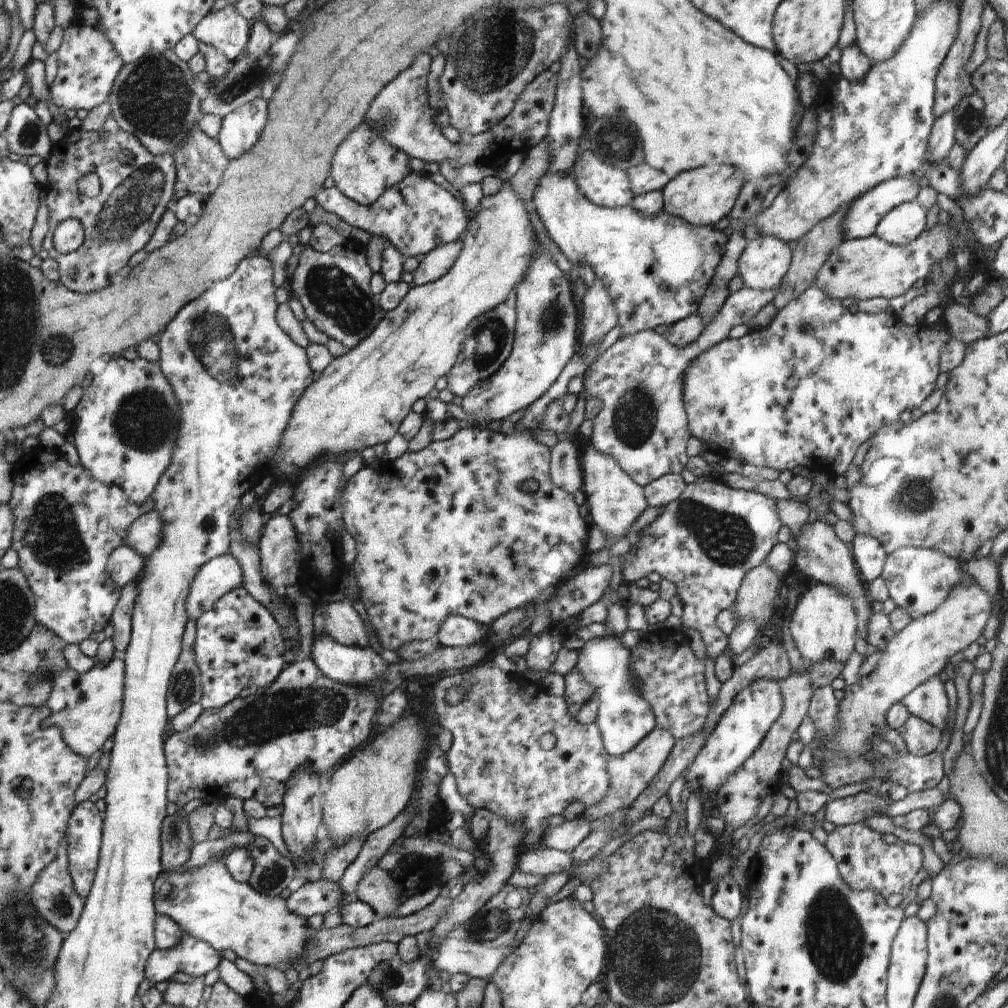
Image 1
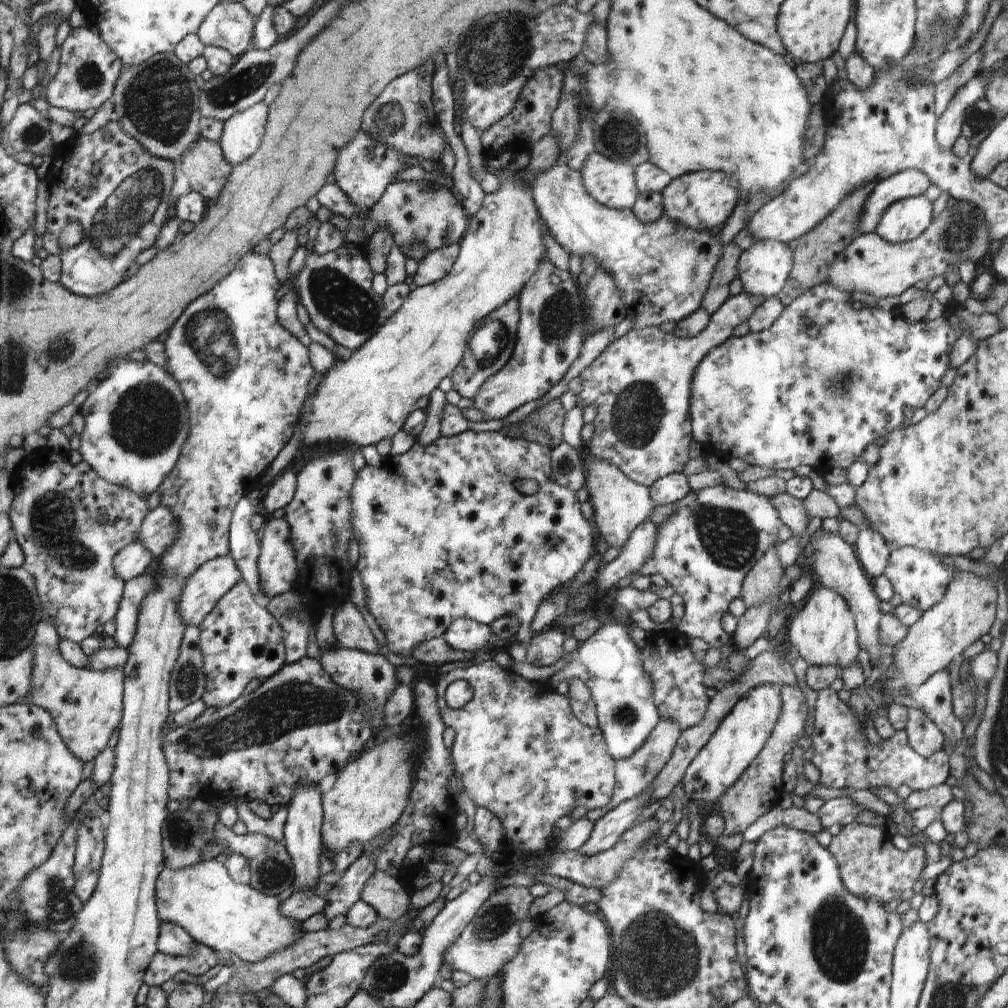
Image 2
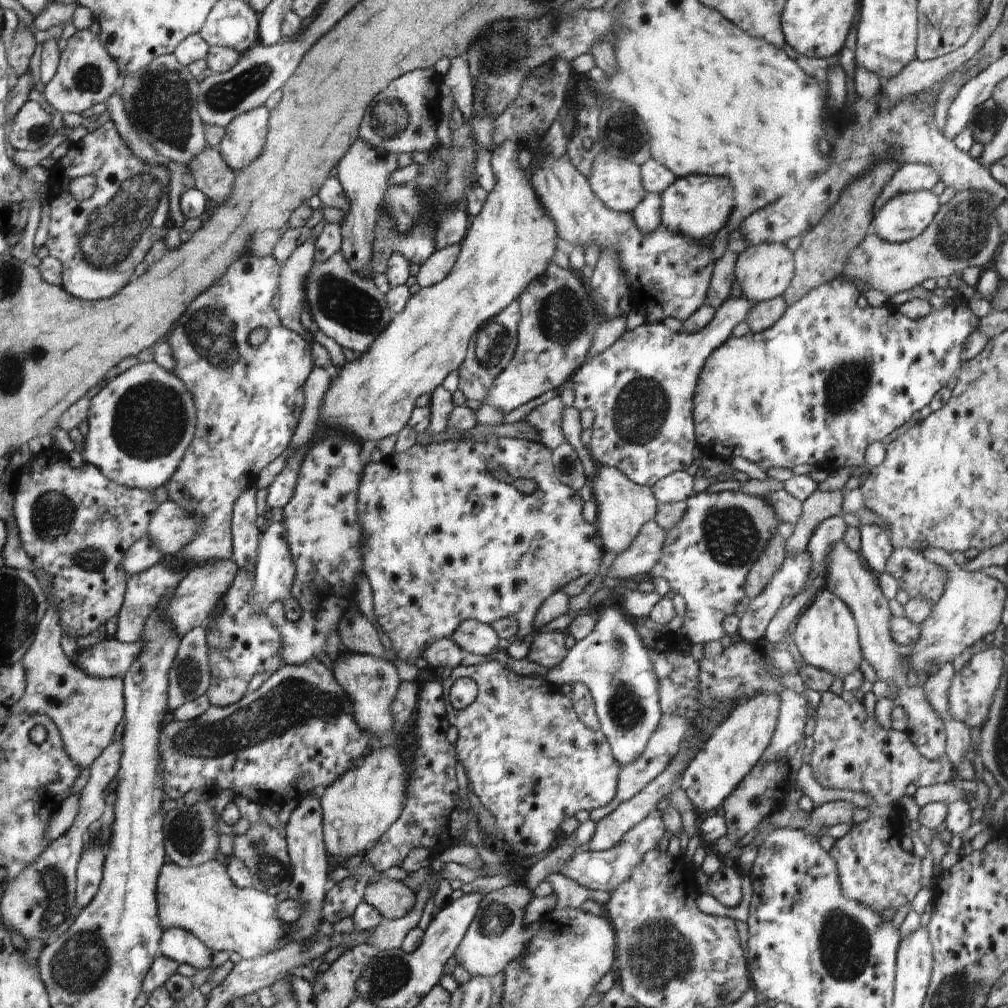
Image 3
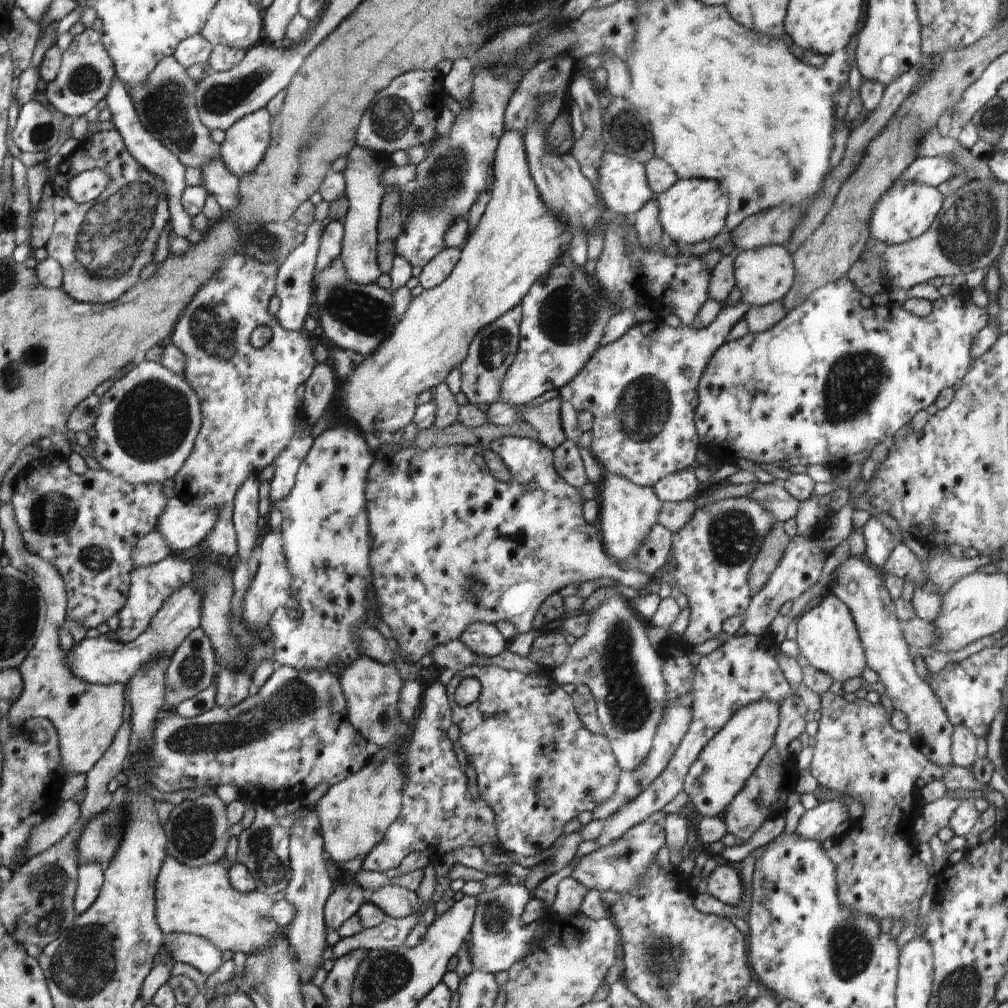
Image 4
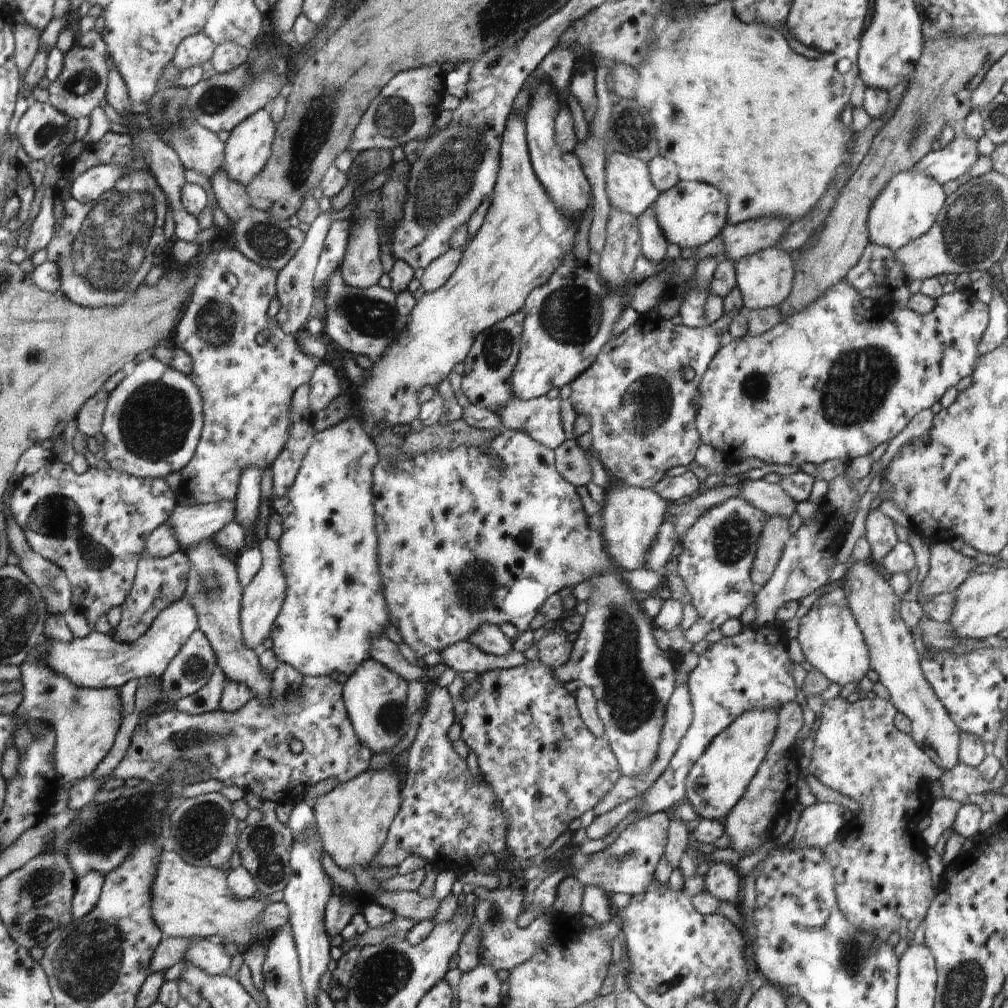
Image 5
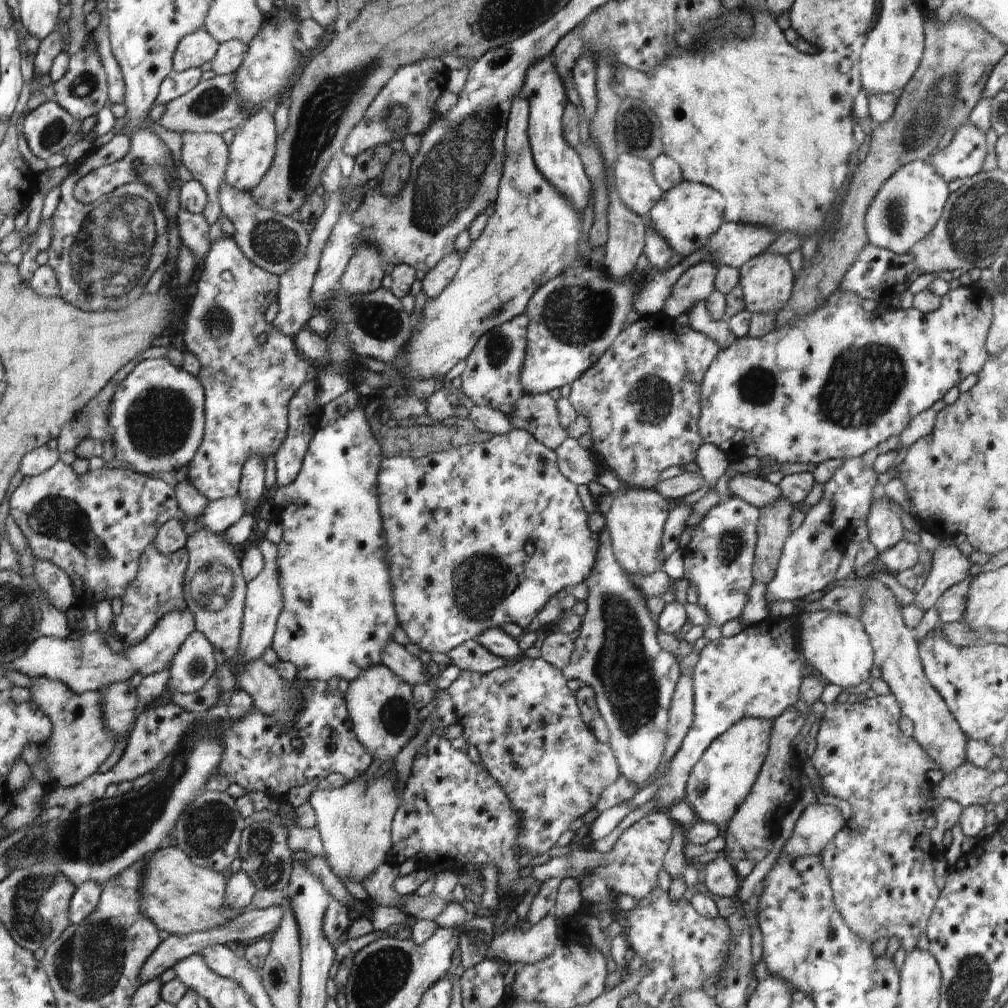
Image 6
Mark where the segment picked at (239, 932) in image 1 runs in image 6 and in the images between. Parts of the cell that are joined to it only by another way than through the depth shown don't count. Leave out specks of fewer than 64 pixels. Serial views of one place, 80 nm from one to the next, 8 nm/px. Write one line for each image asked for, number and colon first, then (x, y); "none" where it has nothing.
2: (230, 917)
3: (203, 900)
4: (201, 901)
5: (192, 902)
6: (179, 896)

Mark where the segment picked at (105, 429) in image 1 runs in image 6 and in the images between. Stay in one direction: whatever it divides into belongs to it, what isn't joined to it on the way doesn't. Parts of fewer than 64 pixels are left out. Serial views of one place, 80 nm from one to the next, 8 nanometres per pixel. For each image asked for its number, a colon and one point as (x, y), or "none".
2: (136, 420)
3: (140, 423)
4: (147, 422)
5: (153, 420)
6: (156, 416)

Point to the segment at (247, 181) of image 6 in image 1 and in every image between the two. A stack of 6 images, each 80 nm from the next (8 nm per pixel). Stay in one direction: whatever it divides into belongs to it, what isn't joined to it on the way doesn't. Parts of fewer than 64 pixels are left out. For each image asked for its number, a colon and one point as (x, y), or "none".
1: (240, 129)
2: (242, 132)
3: (245, 137)
4: (246, 141)
5: (248, 147)

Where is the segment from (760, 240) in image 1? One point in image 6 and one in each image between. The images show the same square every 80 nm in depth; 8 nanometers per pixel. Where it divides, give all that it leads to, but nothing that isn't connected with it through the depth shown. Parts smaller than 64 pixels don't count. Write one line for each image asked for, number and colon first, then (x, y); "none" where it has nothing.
2: (763, 268)
3: (764, 271)
4: (764, 275)
5: (765, 278)
6: (767, 280)

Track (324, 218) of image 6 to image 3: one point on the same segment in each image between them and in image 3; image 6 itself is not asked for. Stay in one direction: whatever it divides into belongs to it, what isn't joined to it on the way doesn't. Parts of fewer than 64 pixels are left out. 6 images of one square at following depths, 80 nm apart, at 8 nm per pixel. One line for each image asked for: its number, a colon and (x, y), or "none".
3: (292, 302)
4: (294, 286)
5: (295, 291)

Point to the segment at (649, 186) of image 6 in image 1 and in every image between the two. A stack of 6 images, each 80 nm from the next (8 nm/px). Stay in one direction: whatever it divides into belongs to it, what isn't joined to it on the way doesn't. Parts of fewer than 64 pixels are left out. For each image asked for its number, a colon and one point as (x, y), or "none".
1: (606, 186)
2: (611, 183)
3: (616, 182)
4: (622, 183)
5: (628, 185)

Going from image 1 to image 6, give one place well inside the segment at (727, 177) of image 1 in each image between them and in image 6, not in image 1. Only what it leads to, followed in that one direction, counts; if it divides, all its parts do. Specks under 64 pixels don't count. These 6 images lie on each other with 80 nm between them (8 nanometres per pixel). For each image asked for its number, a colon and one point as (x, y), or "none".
2: (700, 200)
3: (695, 205)
4: (692, 210)
5: (691, 213)
6: (686, 216)

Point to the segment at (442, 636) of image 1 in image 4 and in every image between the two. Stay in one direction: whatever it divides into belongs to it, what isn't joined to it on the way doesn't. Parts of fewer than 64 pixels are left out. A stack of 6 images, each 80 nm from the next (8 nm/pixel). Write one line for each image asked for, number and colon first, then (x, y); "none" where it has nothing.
2: (463, 634)
3: (472, 636)
4: (483, 639)

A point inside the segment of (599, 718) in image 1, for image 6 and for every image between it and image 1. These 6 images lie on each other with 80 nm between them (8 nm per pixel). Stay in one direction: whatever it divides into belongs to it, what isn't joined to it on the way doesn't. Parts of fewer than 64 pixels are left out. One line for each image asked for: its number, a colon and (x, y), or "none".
2: (608, 662)
3: (612, 661)
4: (614, 659)
5: (615, 654)
6: (617, 654)

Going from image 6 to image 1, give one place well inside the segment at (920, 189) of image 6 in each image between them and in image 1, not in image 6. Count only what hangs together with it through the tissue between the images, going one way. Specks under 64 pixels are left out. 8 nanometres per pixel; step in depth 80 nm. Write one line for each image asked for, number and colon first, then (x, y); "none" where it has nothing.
1: (901, 225)
2: (905, 220)
3: (905, 216)
4: (905, 211)
5: (909, 204)

